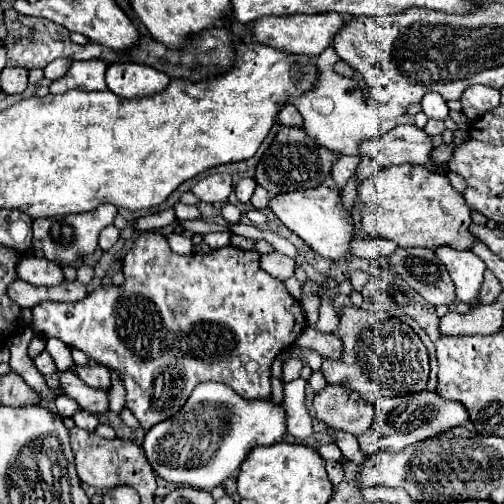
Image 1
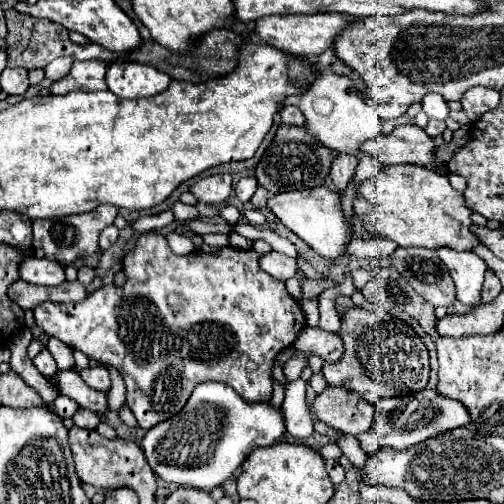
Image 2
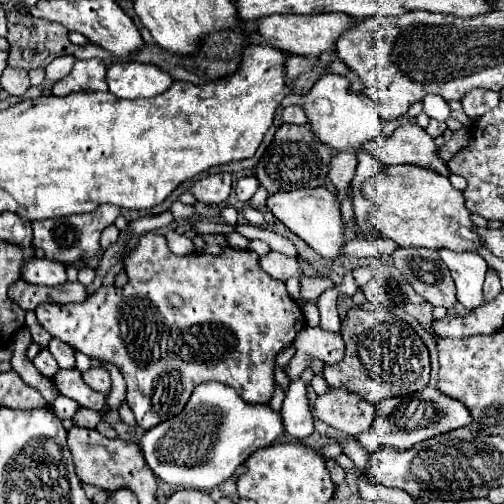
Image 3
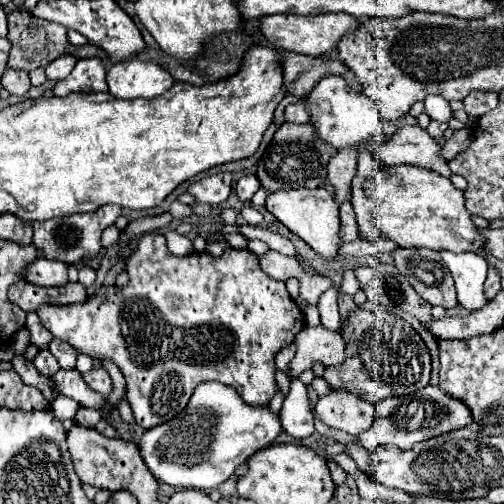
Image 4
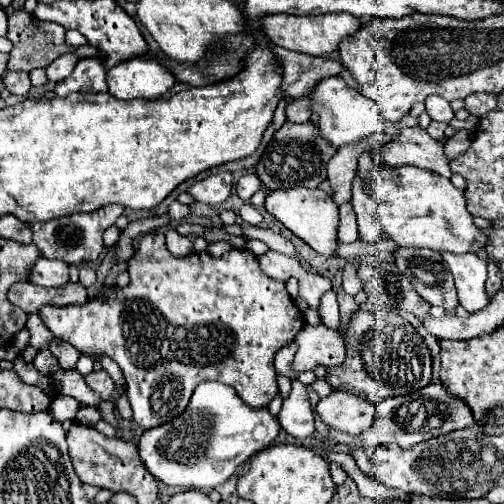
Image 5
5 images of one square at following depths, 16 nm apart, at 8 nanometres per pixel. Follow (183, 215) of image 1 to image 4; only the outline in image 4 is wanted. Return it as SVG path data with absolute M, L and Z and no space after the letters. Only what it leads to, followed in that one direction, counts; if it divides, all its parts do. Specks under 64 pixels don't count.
M172 202L172 206L169 208L170 214L174 220L182 220L182 218L190 218L192 214L194 214L194 210L192 210L192 206L186 206L186 204L182 204L182 202Z

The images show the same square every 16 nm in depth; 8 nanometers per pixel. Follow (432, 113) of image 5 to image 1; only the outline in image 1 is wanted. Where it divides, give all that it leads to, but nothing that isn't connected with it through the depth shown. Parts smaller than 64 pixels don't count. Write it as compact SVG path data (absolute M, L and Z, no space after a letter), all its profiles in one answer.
M428 92L428 96L424 96L424 100L420 102L422 104L422 112L428 116L428 118L436 118L436 120L444 120L448 118L448 112L450 108L446 106L444 98L436 92Z

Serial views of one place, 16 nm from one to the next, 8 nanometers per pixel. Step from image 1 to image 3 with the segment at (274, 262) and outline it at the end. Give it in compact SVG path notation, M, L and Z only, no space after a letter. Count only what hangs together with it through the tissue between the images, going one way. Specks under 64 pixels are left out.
M268 252L266 256L262 256L260 266L266 274L270 274L272 278L278 278L282 282L286 282L292 276L302 276L298 260L290 258L290 256L284 256L280 252Z

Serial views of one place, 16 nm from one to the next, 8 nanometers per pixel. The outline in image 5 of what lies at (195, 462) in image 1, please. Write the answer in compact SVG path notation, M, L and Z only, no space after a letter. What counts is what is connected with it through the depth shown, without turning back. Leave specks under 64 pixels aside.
M202 382L194 390L188 408L176 420L142 434L138 450L144 466L156 480L168 486L210 492L214 486L226 482L250 456L268 448L278 434L278 416L272 416L268 408L248 408L232 386Z

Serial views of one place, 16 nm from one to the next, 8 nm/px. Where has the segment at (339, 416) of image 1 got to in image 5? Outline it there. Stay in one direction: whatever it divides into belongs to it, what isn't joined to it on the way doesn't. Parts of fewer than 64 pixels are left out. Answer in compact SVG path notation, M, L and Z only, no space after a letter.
M334 390L330 396L318 400L316 414L330 428L358 436L372 426L376 406L368 404L368 400L360 400L360 396Z

